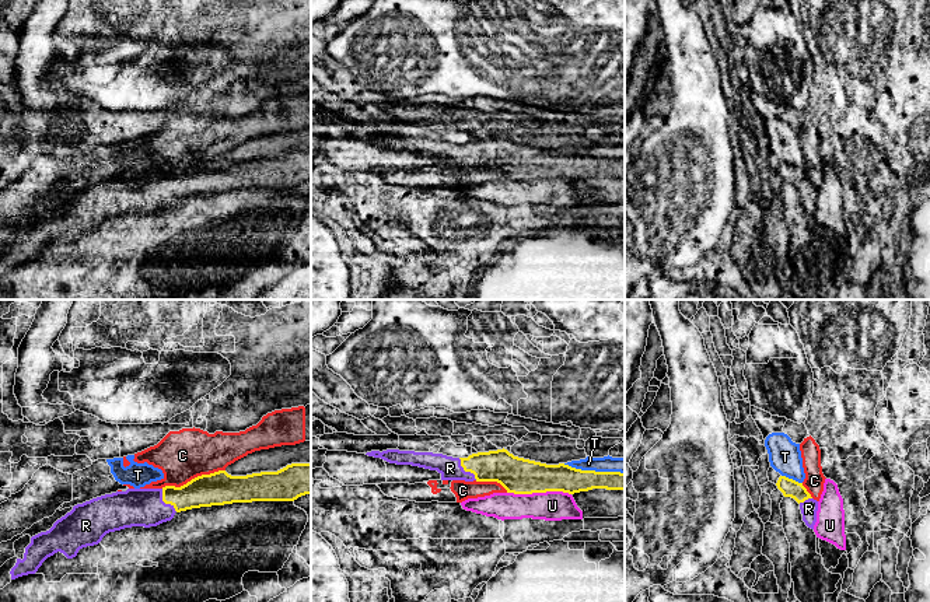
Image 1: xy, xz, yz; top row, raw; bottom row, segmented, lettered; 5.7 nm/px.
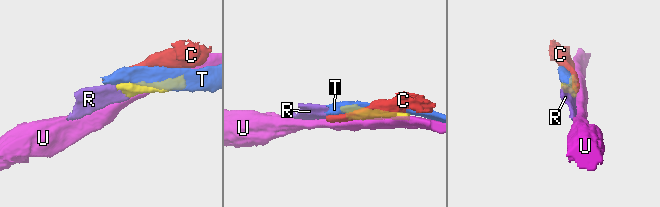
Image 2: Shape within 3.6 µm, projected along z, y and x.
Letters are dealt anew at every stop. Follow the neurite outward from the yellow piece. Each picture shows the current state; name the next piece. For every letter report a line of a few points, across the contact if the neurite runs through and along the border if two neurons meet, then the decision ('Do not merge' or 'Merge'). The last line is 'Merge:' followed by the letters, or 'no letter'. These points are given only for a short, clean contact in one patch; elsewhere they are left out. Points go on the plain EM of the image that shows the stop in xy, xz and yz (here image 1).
C: Line: xy (224, 156), (198, 161), (179, 172), (161, 174). Do not merge
R: Line: xy (206, 177), (164, 188), (158, 192), (136, 193). Merge
T: Do not merge
U: Do not merge
Merge: R

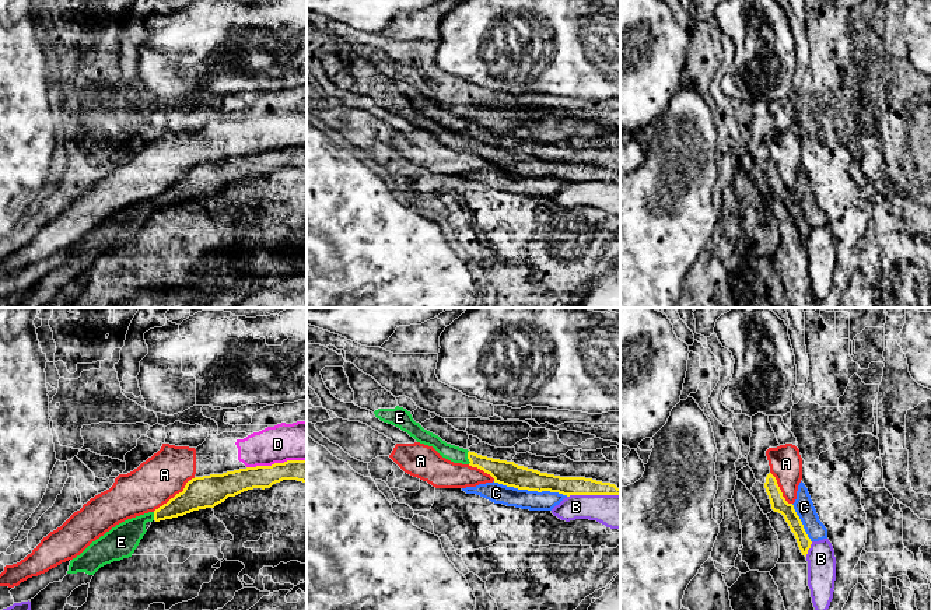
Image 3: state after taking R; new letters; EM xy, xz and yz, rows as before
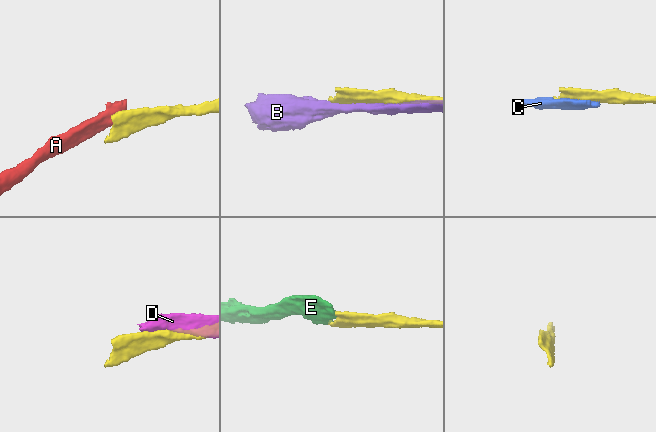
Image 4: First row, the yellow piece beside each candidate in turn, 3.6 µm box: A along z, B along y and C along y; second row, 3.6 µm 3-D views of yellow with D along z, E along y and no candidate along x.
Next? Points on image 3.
A: Line: xy (188, 167), (181, 178), (153, 197). Do not merge
B: Do not merge
C: Do not merge
D: Do not merge
E: Merge
Merge: E

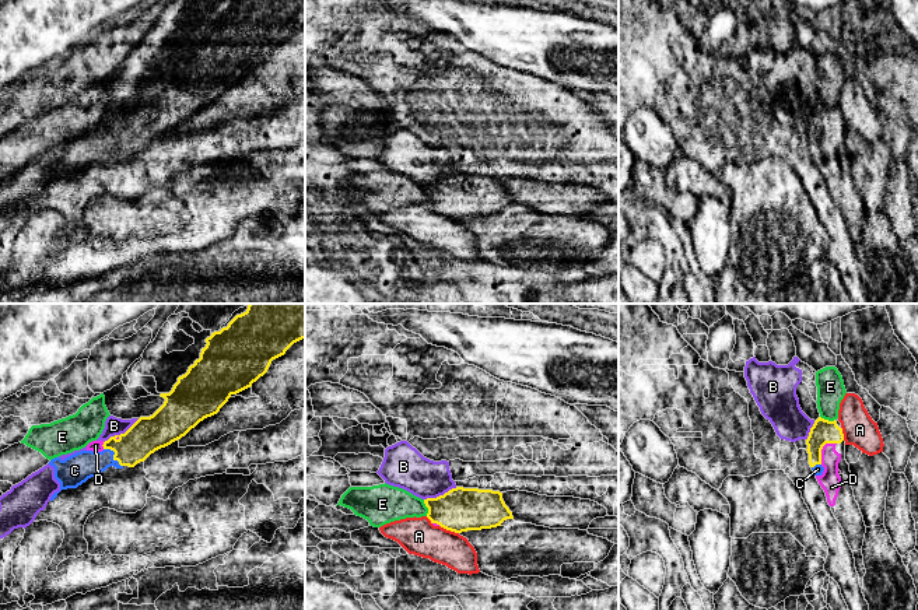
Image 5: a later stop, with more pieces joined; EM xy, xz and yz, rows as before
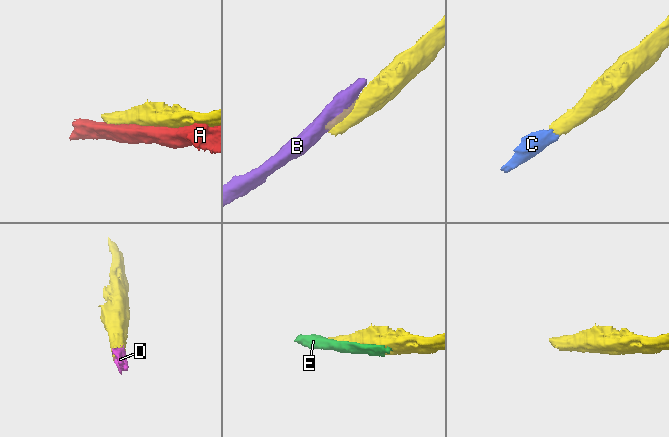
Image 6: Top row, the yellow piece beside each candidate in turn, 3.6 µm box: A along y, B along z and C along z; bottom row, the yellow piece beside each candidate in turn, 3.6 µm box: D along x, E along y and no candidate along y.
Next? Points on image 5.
A: Do not merge
B: Do not merge
C: Merge
D: Merge
E: Do not merge
Merge: C, D

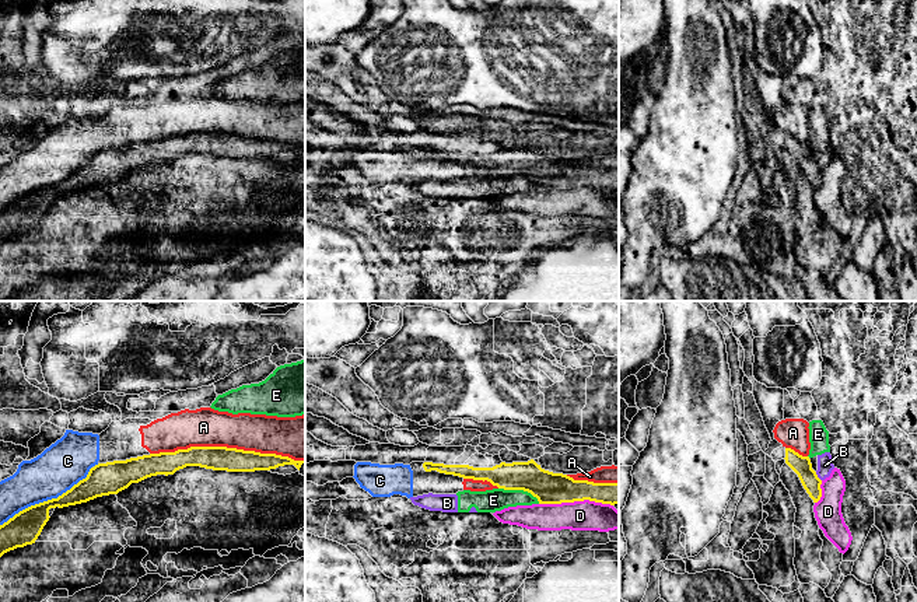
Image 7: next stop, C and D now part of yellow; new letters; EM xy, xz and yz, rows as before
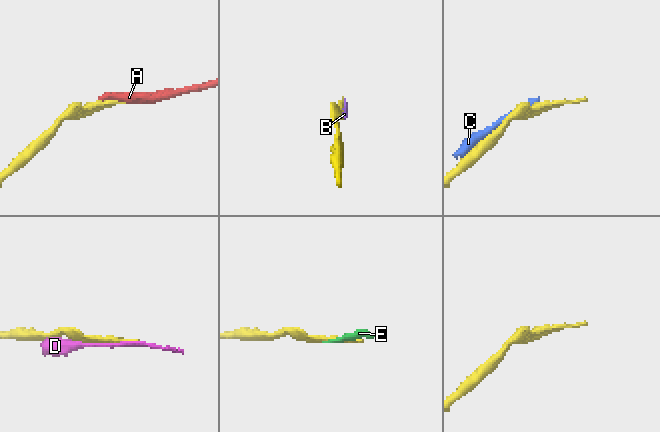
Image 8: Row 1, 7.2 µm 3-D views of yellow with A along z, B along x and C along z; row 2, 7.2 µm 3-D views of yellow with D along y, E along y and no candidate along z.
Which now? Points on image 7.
A: Do not merge
B: Do not merge
C: Do not merge
D: Do not merge
E: Line: xz (499, 174), (527, 177), (539, 189). Do not merge
Merge: no letter

